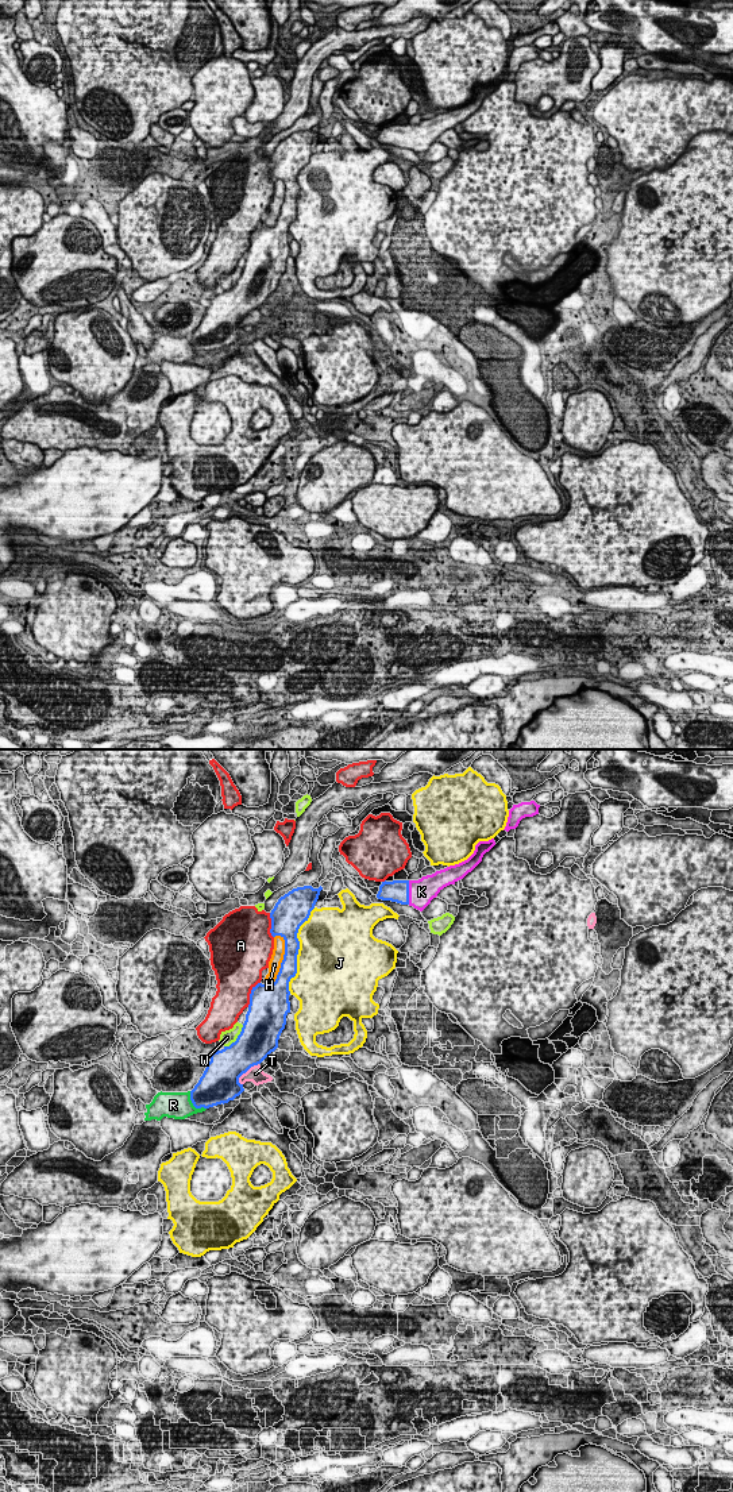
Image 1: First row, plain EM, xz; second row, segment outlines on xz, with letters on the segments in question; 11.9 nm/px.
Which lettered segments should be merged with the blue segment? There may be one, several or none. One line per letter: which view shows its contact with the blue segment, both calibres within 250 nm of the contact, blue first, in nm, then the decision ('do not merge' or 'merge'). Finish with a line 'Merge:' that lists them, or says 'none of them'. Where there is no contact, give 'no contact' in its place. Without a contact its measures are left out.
A: meets blue in xz; 460 nm thick on the blue side, 440 nm on the other; do not merge
H: meets blue in xz; 200 nm thick on the blue side, 160 nm on the other; do not merge
J: meets blue in xz; 190 nm thick on the blue side, 480 nm on the other; do not merge
K: meets blue in xz; 260 nm thick on the blue side, 300 nm on the other; merge
R: meets blue in xz; 360 nm thick on the blue side, 320 nm on the other; do not merge
T: meets blue in xz; 400 nm thick on the blue side, 190 nm on the other; do not merge
W: meets blue in xz; 440 nm thick on the blue side, 170 nm on the other; do not merge
Merge: K

